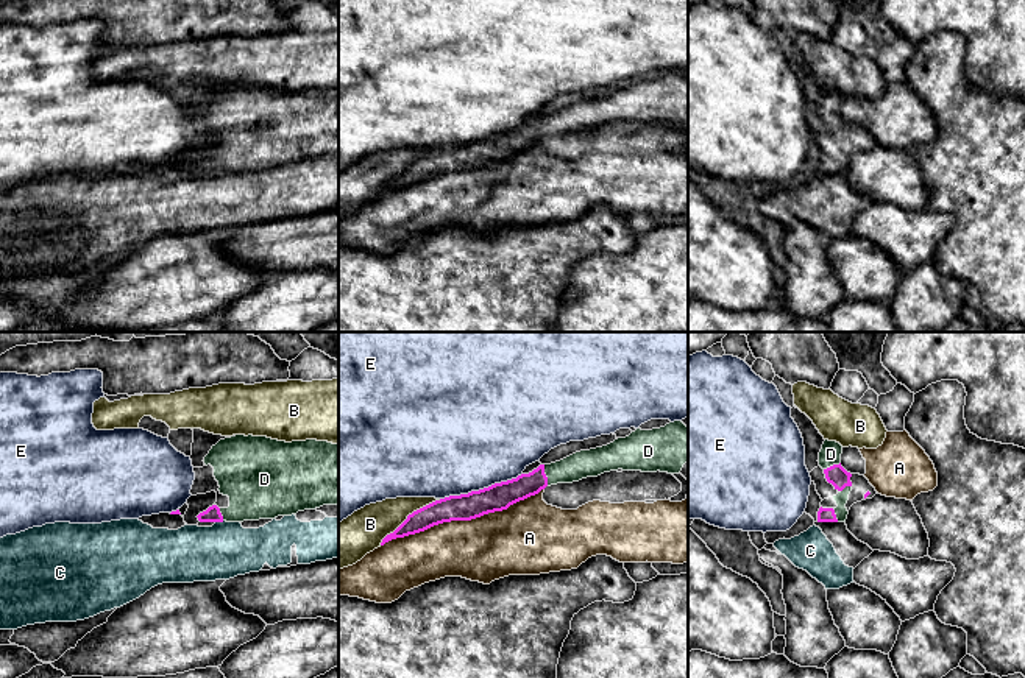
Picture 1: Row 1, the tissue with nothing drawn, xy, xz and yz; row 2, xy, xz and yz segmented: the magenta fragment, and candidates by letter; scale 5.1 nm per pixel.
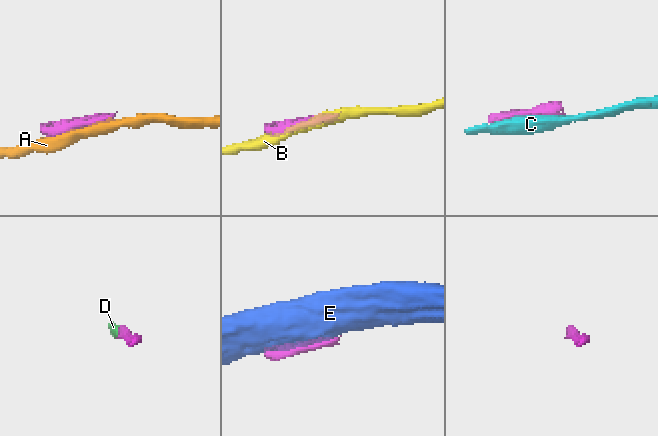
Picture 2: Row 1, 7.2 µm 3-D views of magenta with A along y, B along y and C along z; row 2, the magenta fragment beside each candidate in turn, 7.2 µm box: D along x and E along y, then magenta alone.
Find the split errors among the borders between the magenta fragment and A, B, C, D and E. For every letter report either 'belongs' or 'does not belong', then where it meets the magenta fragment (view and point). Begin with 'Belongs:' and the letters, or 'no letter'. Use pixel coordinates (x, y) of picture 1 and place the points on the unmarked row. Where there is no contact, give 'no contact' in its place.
Belongs: D
A: does not belong | xz (462, 170)
B: does not belong | xz (409, 165)
C: does not belong | xy (219, 172)
D: belongs | xz (545, 127)
E: does not belong | xz (481, 141)

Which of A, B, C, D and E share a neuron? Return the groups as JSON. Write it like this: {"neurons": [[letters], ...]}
{"neurons": [["A"], ["B"], ["C"], ["D"], ["E"]]}

